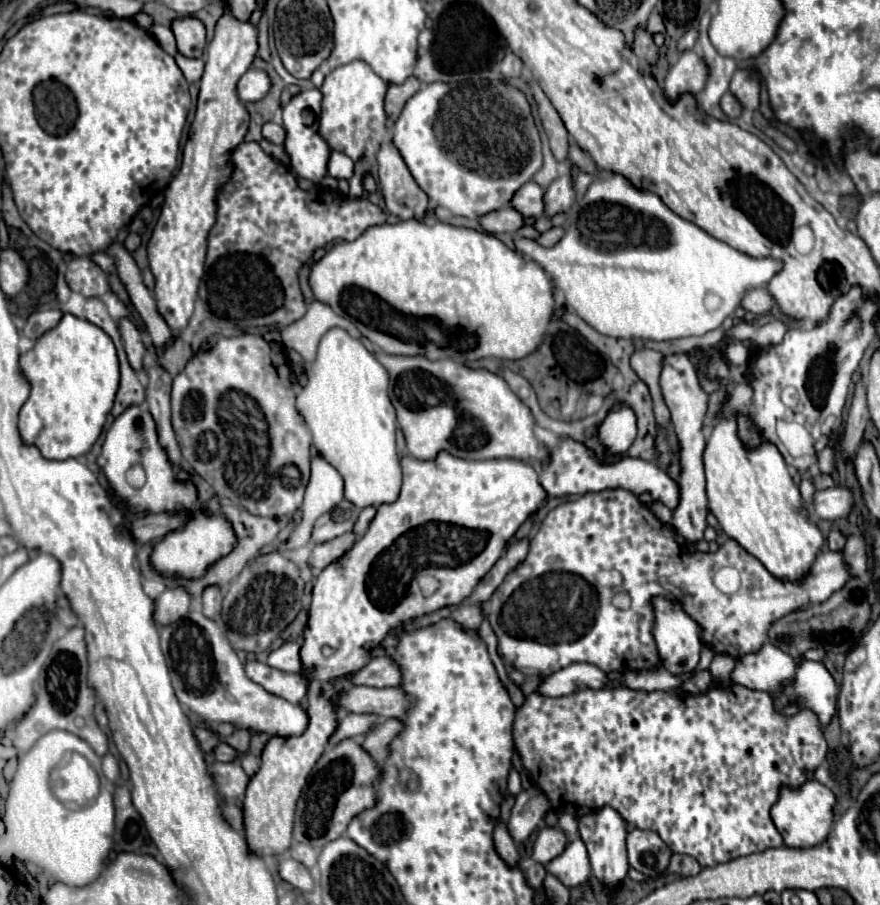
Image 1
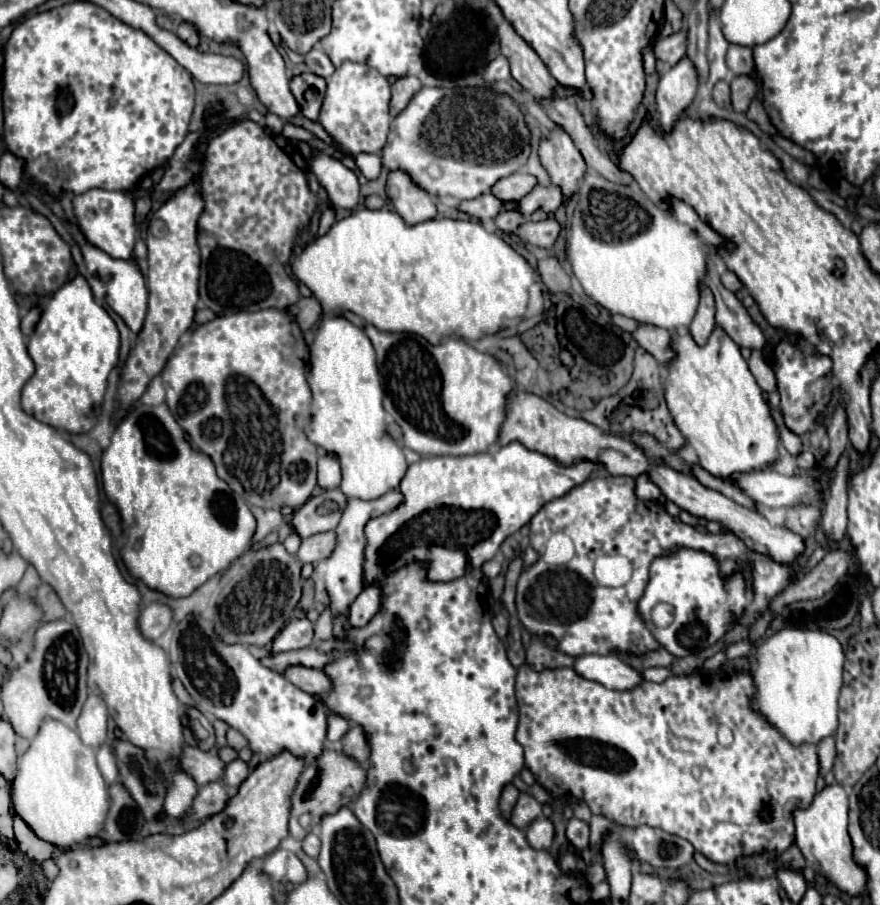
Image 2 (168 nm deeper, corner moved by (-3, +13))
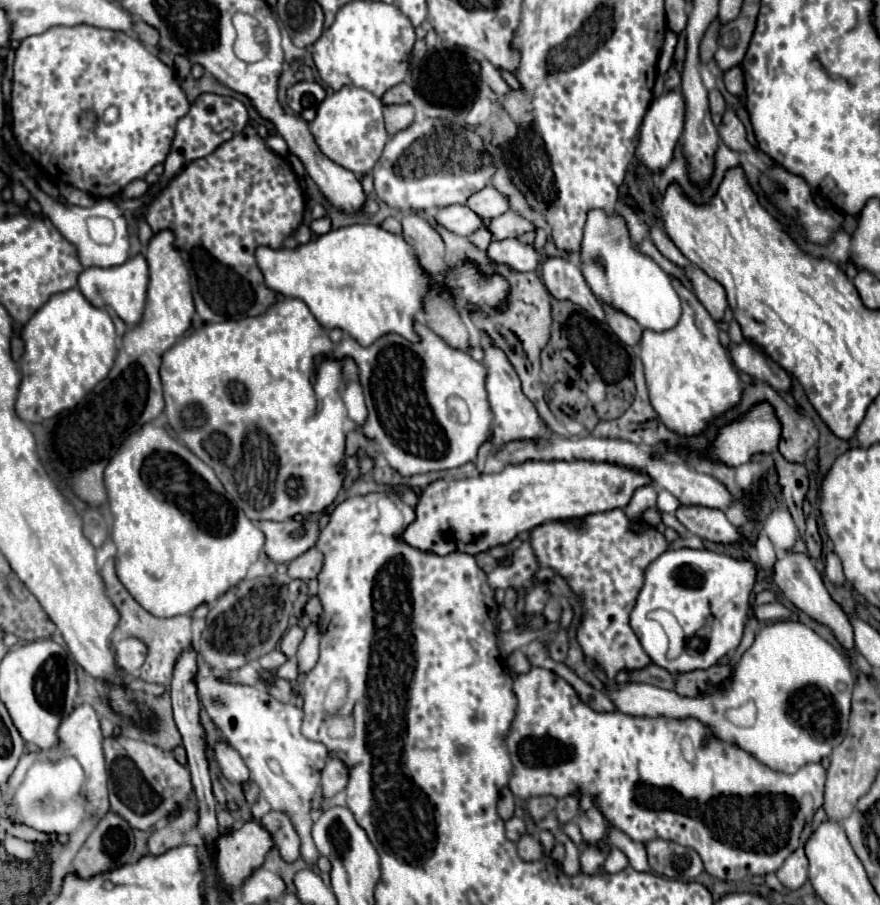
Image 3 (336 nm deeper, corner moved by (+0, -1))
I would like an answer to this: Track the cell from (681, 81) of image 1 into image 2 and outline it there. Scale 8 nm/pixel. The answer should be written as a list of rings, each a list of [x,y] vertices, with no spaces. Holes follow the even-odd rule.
[[[689,58],[669,68],[657,86],[657,120],[659,132],[669,134],[675,122],[685,114],[699,88],[699,76]]]

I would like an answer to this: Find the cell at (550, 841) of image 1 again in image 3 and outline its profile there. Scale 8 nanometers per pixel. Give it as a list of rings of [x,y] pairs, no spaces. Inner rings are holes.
[[[524,834],[520,840],[518,840],[518,854],[522,860],[526,862],[532,862],[532,860],[540,860],[544,856],[544,848],[540,844],[538,838],[534,838],[532,834]]]

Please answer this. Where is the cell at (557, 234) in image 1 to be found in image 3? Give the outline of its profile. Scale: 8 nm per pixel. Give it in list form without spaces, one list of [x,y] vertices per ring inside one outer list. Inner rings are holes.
[[[518,238],[498,240],[488,246],[488,256],[500,264],[508,264],[514,270],[526,272],[536,270],[536,266],[542,262],[542,252],[534,248],[532,244],[524,244]]]

